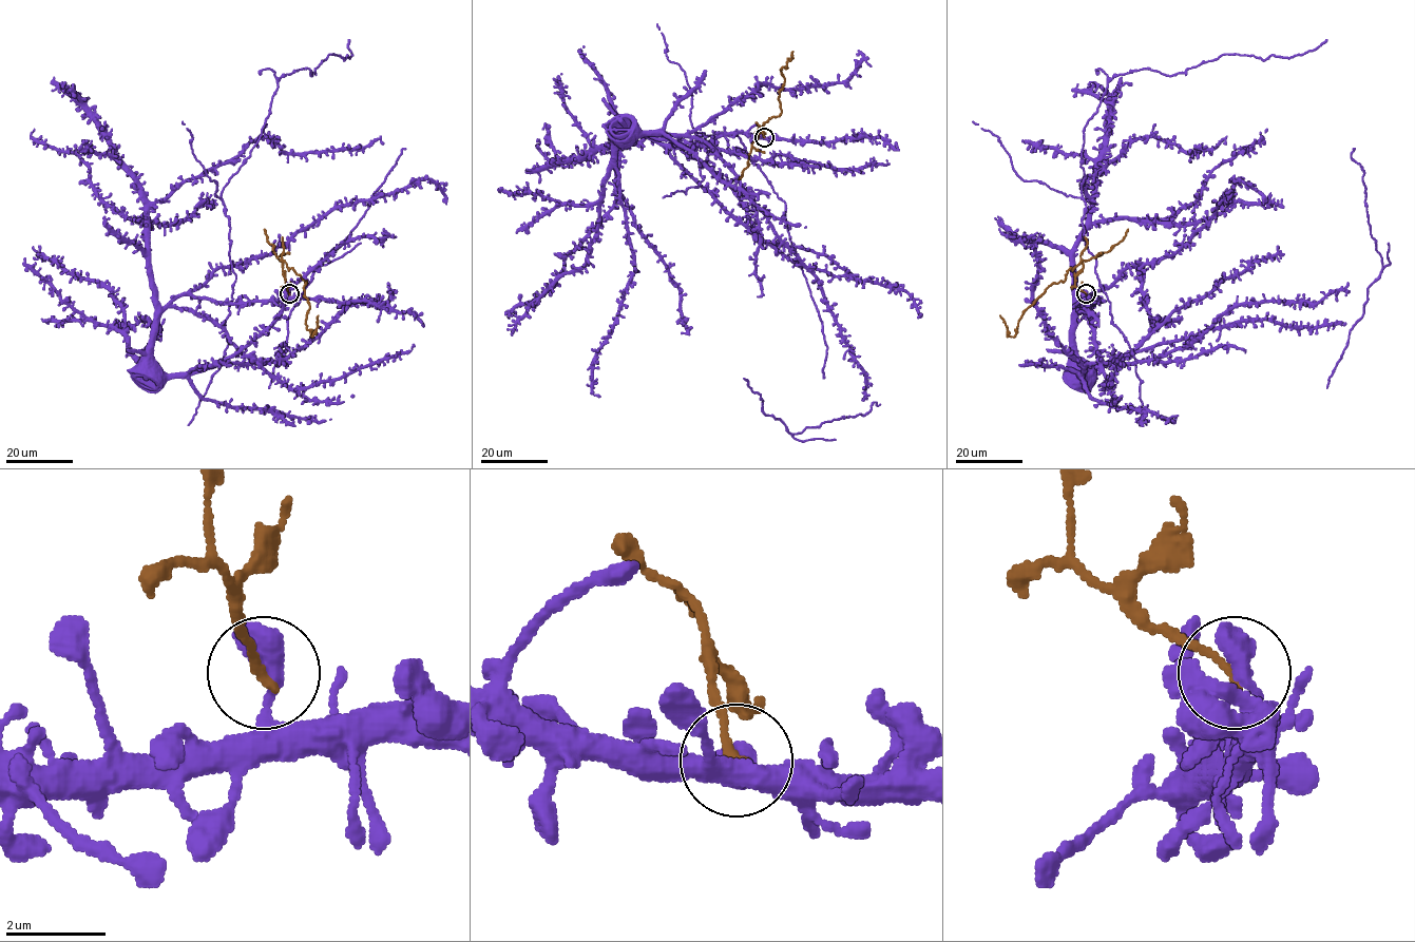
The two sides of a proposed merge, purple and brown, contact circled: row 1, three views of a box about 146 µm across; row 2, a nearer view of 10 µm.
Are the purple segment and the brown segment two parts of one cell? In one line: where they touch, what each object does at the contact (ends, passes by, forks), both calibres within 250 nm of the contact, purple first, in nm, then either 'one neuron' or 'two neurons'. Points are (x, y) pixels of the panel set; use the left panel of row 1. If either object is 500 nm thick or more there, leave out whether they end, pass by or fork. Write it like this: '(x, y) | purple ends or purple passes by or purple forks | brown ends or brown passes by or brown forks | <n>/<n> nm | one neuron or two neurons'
(289, 293) | 600/180 nm | two neurons

